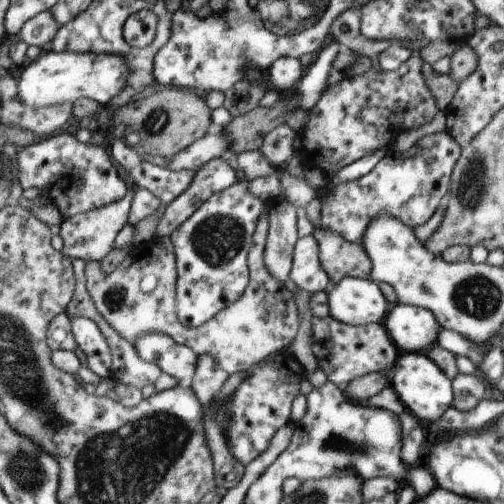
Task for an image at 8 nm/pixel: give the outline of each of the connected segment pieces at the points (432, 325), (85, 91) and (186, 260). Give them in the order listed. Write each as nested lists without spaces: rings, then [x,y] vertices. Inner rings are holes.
[[[397,303],[381,326],[400,353],[424,353],[435,344],[441,327],[431,311]]]
[[[51,51],[39,56],[35,62],[17,68],[17,71],[16,98],[31,109],[72,104],[81,98],[105,105],[128,85],[128,64],[116,55],[104,53]]]
[[[245,178],[237,179],[231,187],[213,194],[199,205],[195,213],[169,236],[173,251],[177,250],[176,318],[181,318],[181,322],[185,322],[185,327],[197,328],[204,325],[206,321],[215,317],[221,310],[233,305],[233,302],[243,296],[243,288],[248,286],[247,250],[252,245],[252,238],[255,236],[259,216],[267,213],[267,211],[265,211],[261,199],[249,193],[246,187],[247,182],[249,181]]]

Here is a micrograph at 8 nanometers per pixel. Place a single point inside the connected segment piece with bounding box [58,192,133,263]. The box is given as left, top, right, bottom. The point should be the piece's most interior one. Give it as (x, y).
(87, 237)

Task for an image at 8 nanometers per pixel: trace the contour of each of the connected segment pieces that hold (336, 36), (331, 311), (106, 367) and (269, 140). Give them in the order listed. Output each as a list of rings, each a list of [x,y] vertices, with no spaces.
[[[351,6],[349,10],[345,10],[344,13],[340,15],[340,18],[337,18],[336,21],[333,22],[331,34],[333,40],[335,40],[341,48],[355,55],[369,58],[375,66],[379,54],[393,42],[387,40],[368,40],[360,34],[360,8],[361,7],[355,8],[355,6]]]
[[[346,277],[331,283],[326,292],[328,316],[336,322],[355,324],[379,323],[385,316],[385,300],[377,284],[368,279]]]
[[[82,317],[70,318],[70,330],[76,346],[85,354],[87,369],[100,379],[106,379],[111,366],[111,356],[97,326]]]
[[[278,125],[276,128],[273,128],[271,133],[262,137],[262,146],[259,150],[275,170],[284,167],[287,158],[294,155],[294,134],[286,125]]]

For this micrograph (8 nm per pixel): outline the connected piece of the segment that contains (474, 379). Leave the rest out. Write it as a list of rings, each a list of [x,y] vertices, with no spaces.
[[[459,373],[451,380],[452,407],[460,412],[472,410],[485,394],[483,378],[479,374],[465,375]]]

